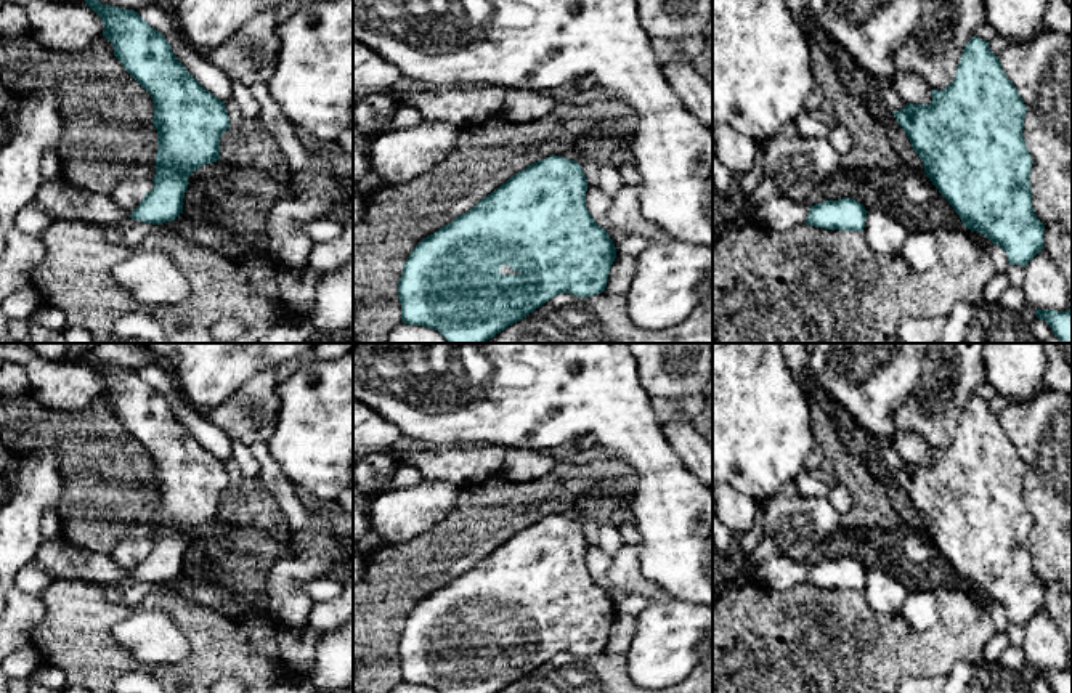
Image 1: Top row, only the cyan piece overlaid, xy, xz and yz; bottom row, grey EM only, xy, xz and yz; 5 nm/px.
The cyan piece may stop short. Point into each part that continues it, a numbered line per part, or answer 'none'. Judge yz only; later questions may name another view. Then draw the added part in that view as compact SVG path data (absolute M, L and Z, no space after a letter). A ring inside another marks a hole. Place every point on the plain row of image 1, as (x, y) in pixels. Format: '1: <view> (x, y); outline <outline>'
none

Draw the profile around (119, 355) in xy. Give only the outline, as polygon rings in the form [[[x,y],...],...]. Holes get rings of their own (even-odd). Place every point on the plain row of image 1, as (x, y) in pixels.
[[[95,343],[95,346],[90,350],[85,350],[75,363],[87,363],[85,356],[88,353],[91,353],[103,364],[111,364],[111,366],[135,369],[135,371],[148,363],[154,363],[154,364],[160,366],[169,374],[169,377],[175,383],[181,399],[185,403],[188,403],[188,399],[180,387],[178,377],[175,375],[170,363],[167,363],[165,359],[154,355],[148,346],[133,348],[125,343]]]

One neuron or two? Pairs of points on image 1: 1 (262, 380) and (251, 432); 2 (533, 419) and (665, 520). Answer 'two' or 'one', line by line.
1: one
2: one

